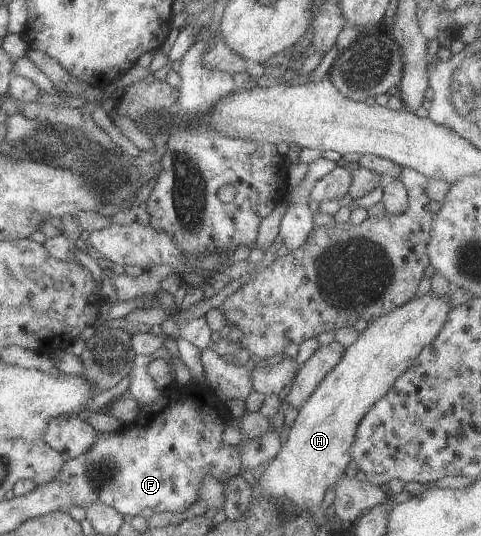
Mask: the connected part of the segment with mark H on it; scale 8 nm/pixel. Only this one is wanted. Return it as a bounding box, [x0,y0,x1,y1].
[257,291,451,509]

